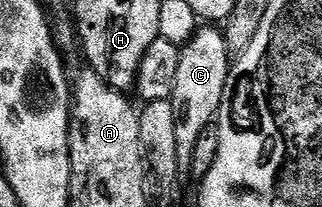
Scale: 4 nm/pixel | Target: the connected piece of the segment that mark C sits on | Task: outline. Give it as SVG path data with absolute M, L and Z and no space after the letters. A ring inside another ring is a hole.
M197 28L195 35L181 48L178 75L174 75L174 91L170 98L174 107L177 167L180 171L187 171L190 167L198 135L202 135L202 131L206 131L206 127L210 127L217 120L222 91L226 91L229 68L230 54L226 47L226 39L219 28Z

